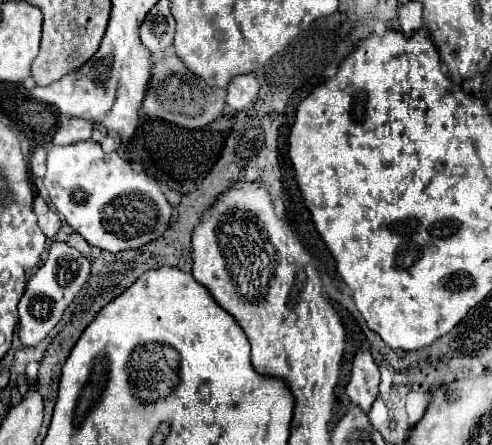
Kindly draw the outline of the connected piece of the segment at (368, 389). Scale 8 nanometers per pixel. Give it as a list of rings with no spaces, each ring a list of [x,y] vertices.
[[[368,351],[356,353],[352,361],[350,381],[346,385],[346,395],[350,397],[350,401],[358,405],[364,413],[368,413],[374,399],[378,397],[378,383],[380,373],[372,355]]]

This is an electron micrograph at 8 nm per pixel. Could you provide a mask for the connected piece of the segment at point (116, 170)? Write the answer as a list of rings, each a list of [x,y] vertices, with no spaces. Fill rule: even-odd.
[[[94,141],[50,147],[44,185],[56,211],[66,217],[68,225],[80,233],[88,245],[110,253],[138,249],[162,237],[172,221],[172,207],[160,183],[144,173],[136,173],[118,153],[106,155]]]

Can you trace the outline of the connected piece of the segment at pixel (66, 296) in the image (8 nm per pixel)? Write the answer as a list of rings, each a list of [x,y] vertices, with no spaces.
[[[56,241],[50,245],[46,261],[32,273],[18,303],[20,313],[18,335],[22,345],[34,347],[48,335],[48,331],[60,321],[66,305],[70,305],[70,301],[78,295],[88,275],[90,275],[90,261],[80,251],[76,251],[64,241]]]

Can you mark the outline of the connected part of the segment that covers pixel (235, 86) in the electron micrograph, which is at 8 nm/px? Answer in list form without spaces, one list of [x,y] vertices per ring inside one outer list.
[[[252,73],[248,75],[236,75],[230,85],[226,87],[228,95],[226,95],[226,105],[230,105],[232,109],[244,109],[246,105],[250,105],[256,95],[258,95],[258,81]]]

